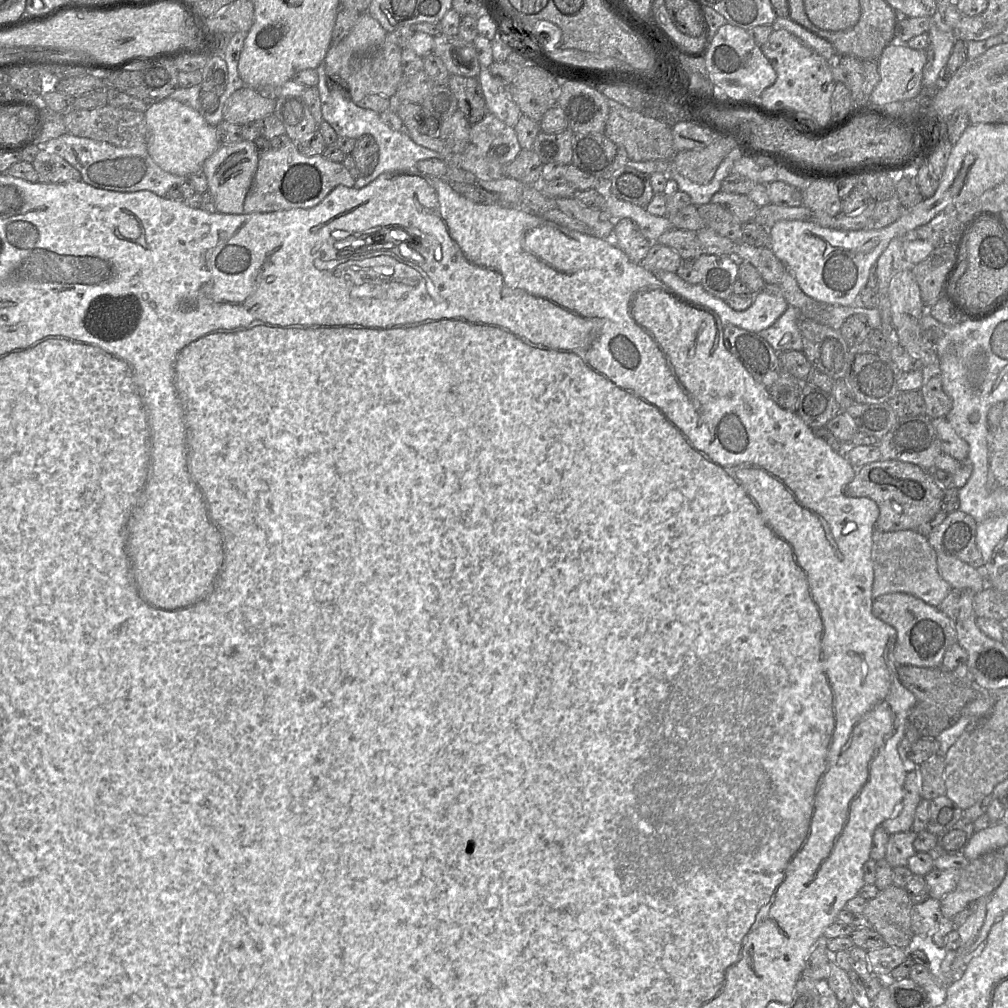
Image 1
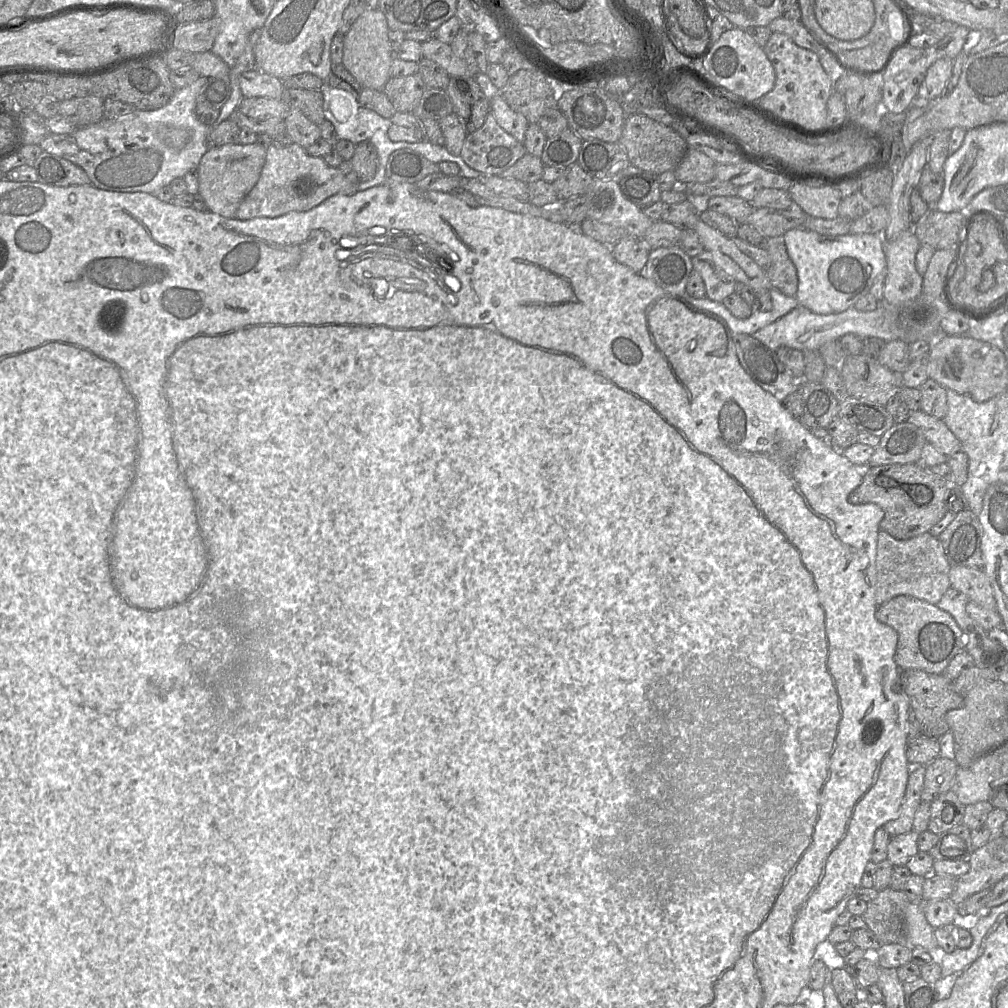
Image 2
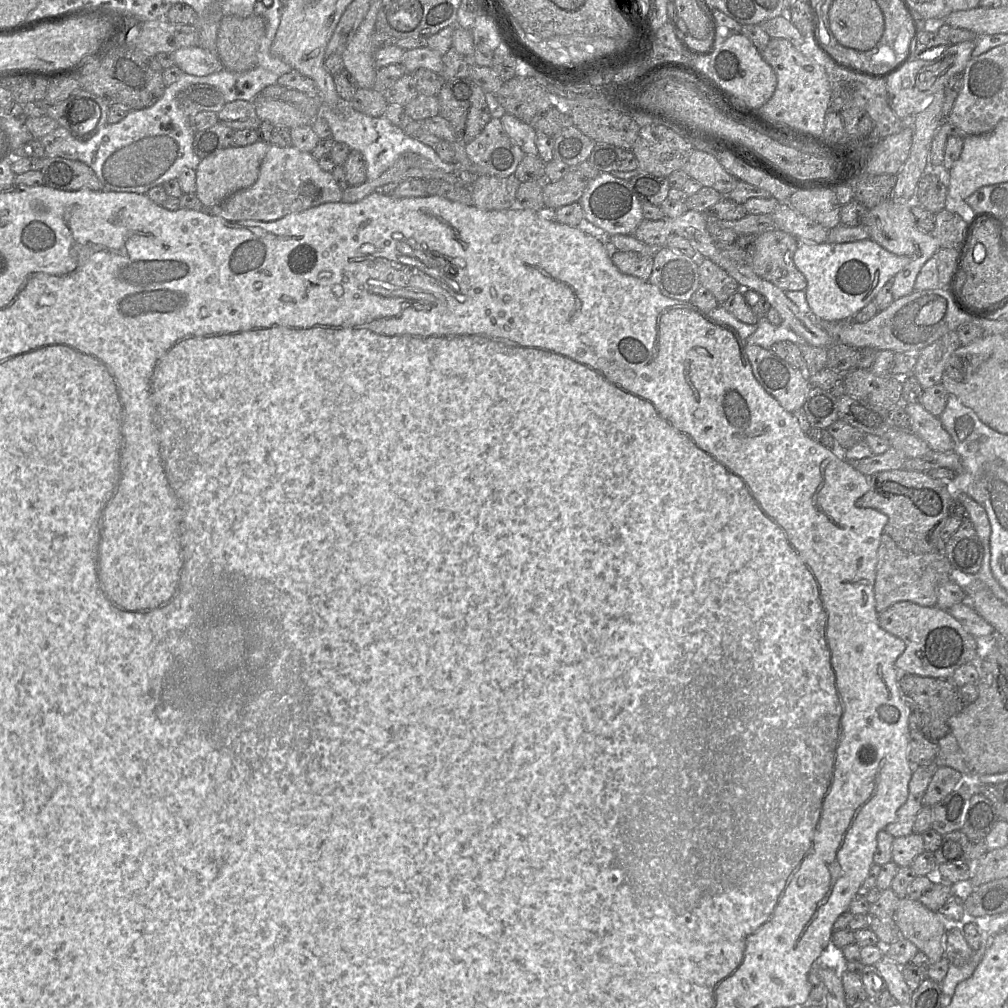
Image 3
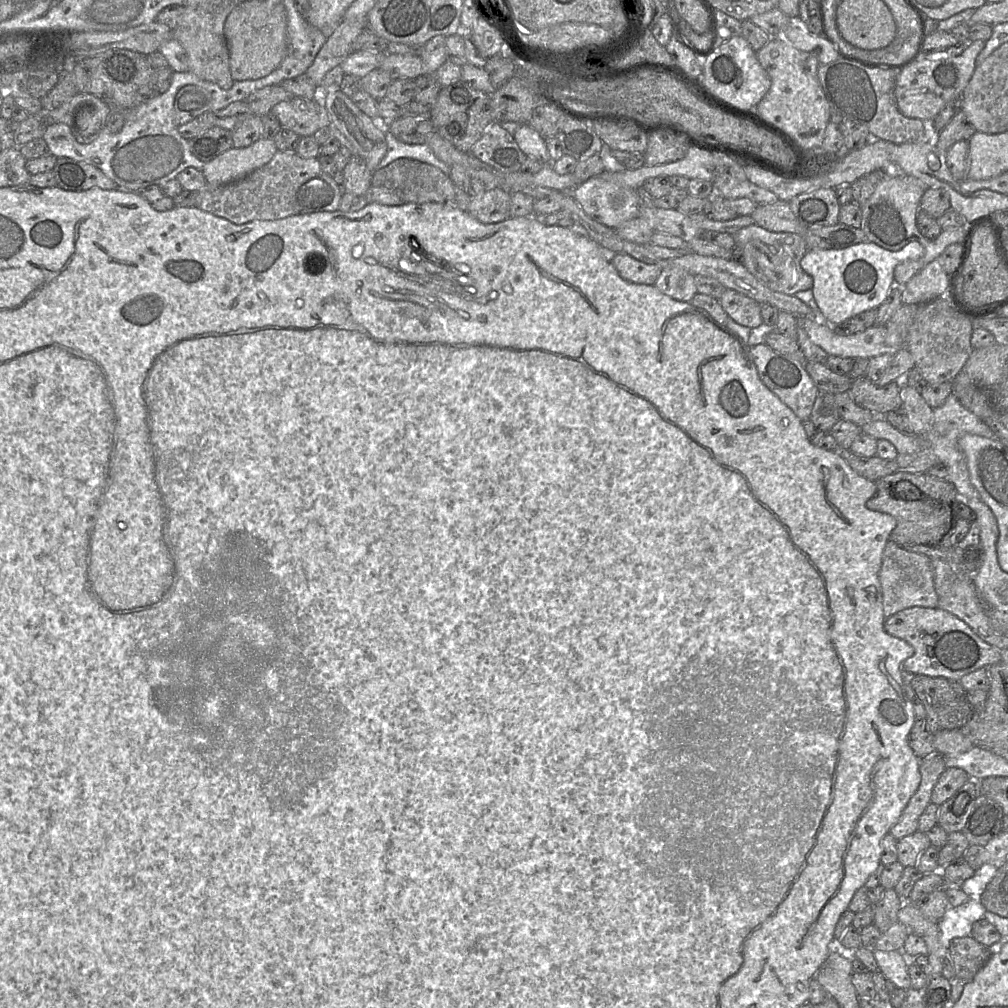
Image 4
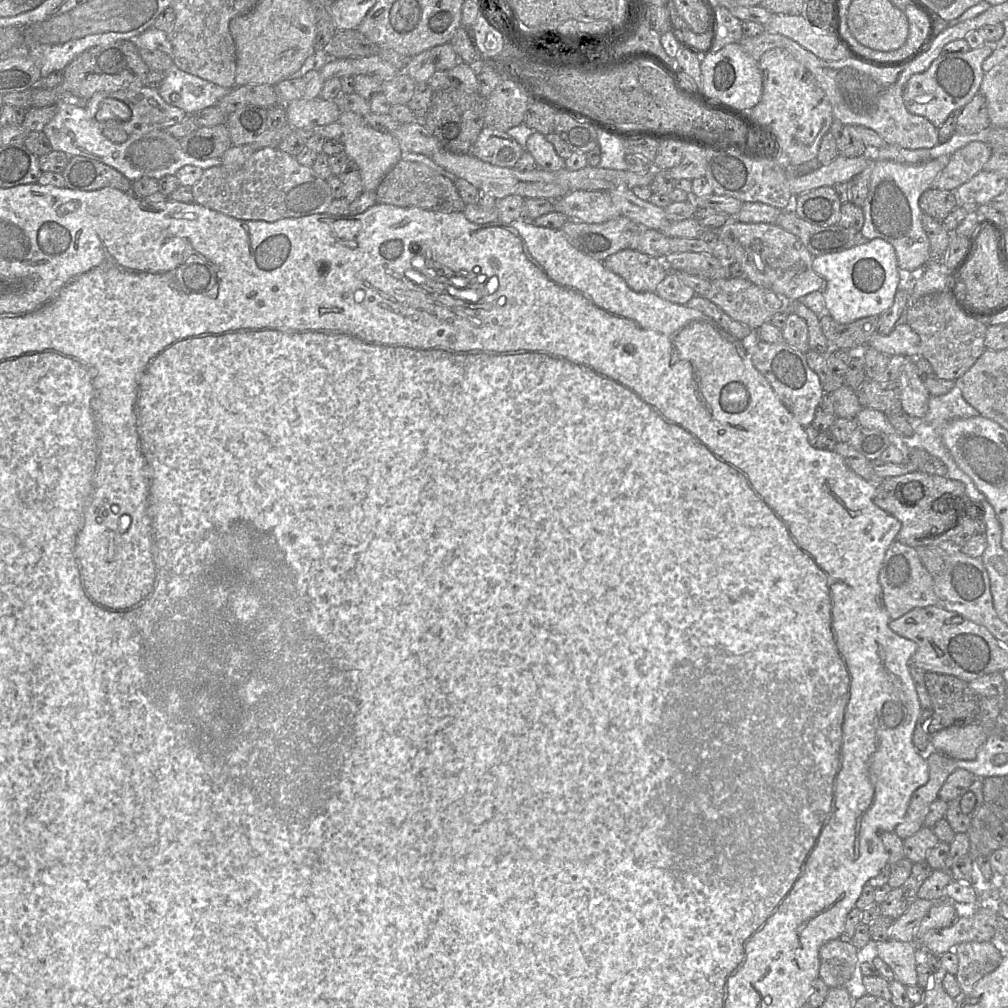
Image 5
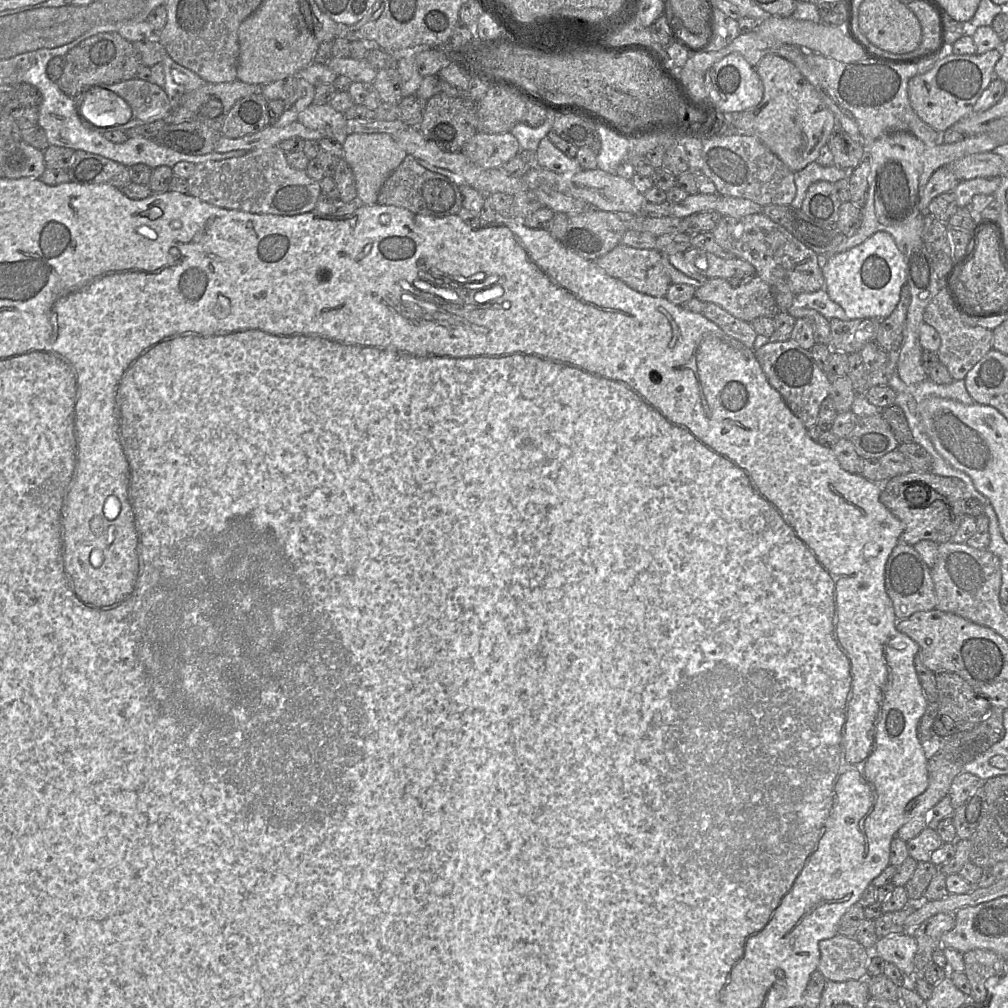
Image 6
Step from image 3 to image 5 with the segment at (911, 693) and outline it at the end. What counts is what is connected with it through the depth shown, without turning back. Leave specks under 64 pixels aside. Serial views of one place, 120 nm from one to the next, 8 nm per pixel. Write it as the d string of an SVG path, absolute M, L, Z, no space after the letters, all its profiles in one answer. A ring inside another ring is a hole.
M926 672L925 685L929 692L934 712L929 725L931 736L952 725L970 724L980 721L980 697L987 696L980 696L975 693L966 681L952 675Z

